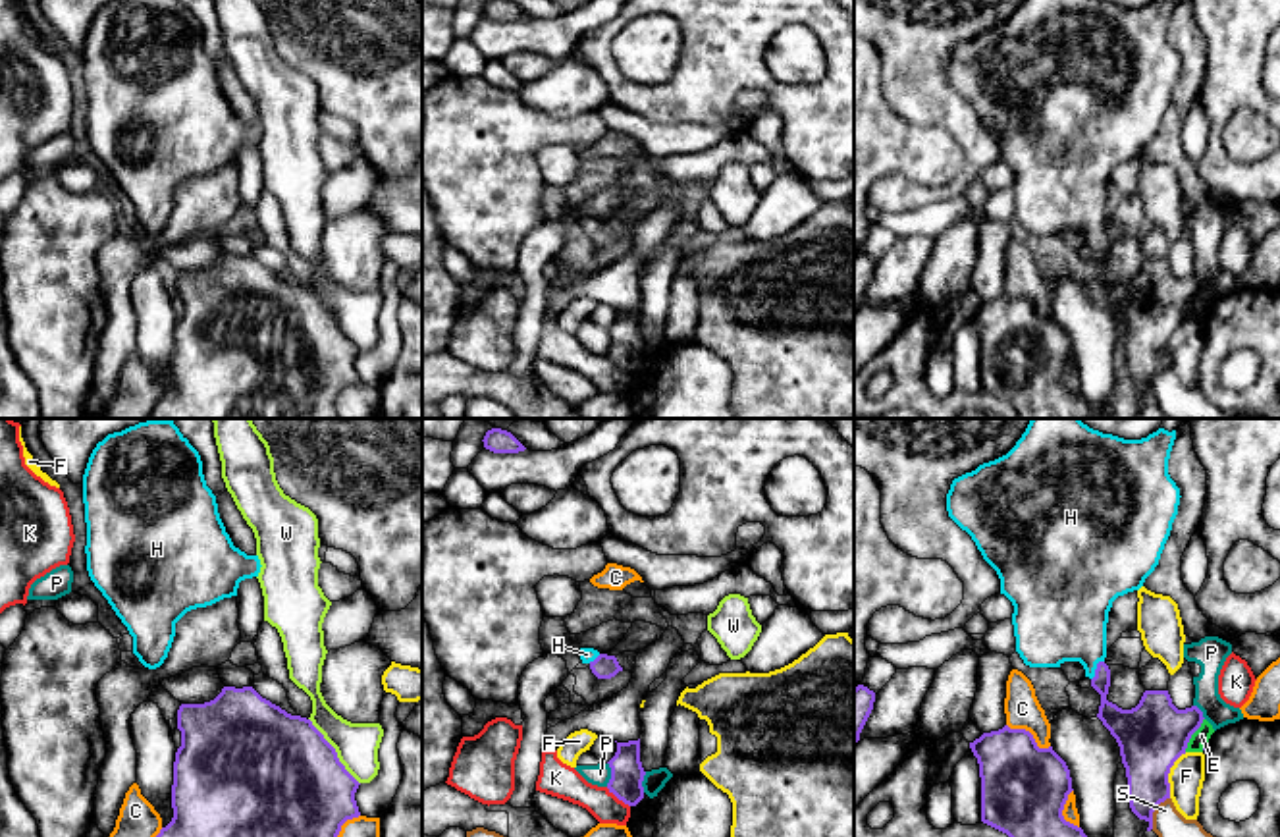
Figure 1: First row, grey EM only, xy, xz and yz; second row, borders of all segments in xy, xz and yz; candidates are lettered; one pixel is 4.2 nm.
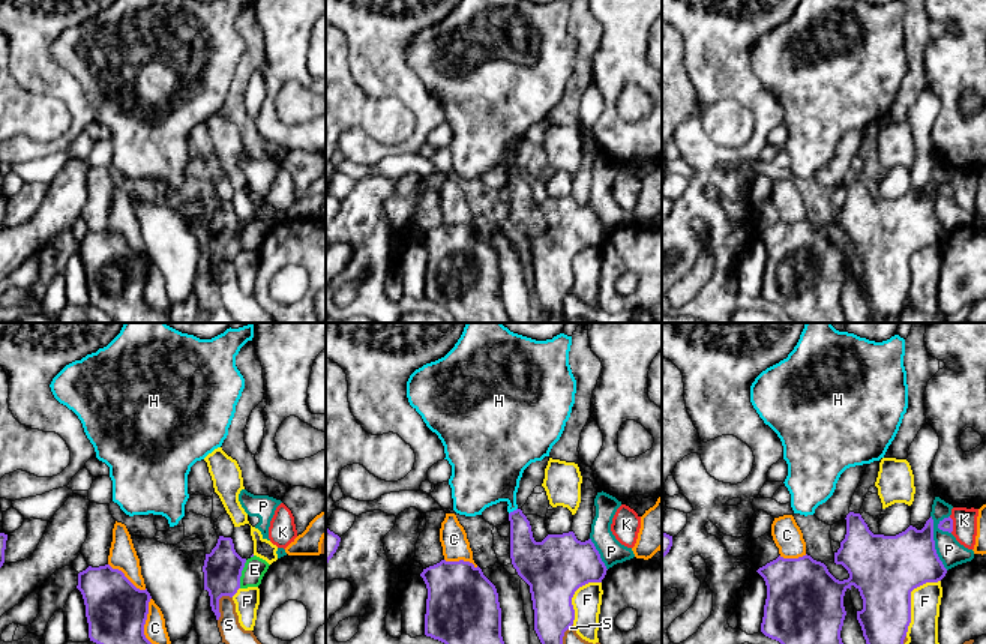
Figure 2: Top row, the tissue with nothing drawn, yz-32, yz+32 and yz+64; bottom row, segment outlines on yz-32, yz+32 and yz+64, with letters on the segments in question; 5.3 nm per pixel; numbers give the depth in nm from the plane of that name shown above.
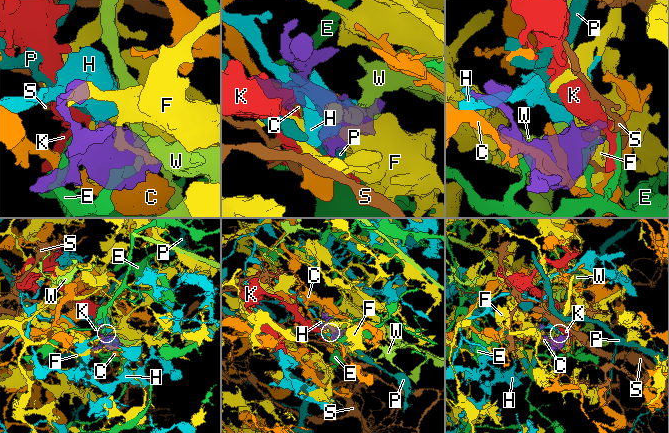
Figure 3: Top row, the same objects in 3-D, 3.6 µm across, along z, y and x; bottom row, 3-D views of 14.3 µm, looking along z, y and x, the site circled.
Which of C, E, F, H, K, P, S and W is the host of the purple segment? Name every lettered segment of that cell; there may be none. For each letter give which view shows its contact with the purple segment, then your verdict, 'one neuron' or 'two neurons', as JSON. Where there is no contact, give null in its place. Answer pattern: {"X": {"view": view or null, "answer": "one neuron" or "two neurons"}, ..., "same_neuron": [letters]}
{"C": {"view": "yz", "answer": "two neurons"}, "E": {"view": "yz", "answer": "two neurons"}, "F": {"view": "yz", "answer": "two neurons"}, "H": {"view": "yz", "answer": "one neuron"}, "K": {"view": "xz", "answer": "two neurons"}, "P": {"view": "xz", "answer": "two neurons"}, "S": {"view": "yz", "answer": "two neurons"}, "W": {"view": "xy", "answer": "two neurons"}, "same_neuron": ["H"]}

